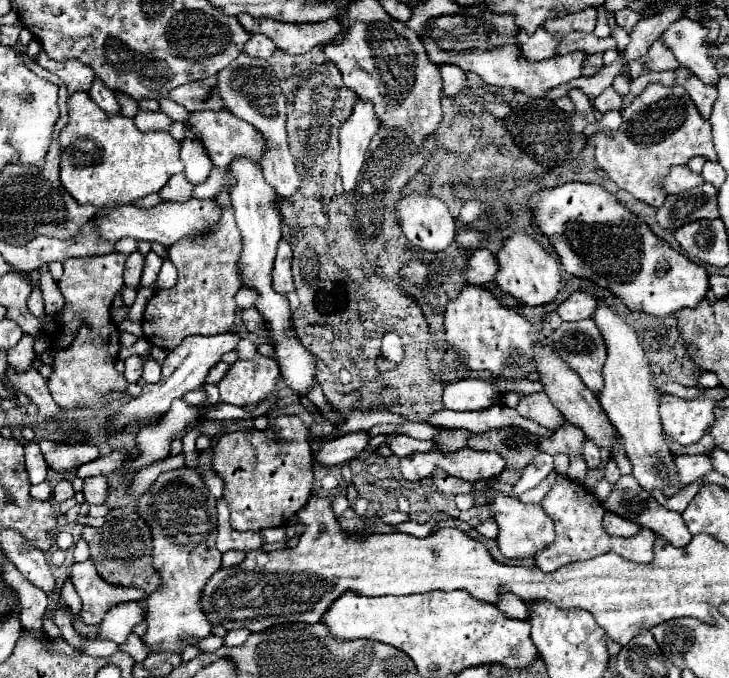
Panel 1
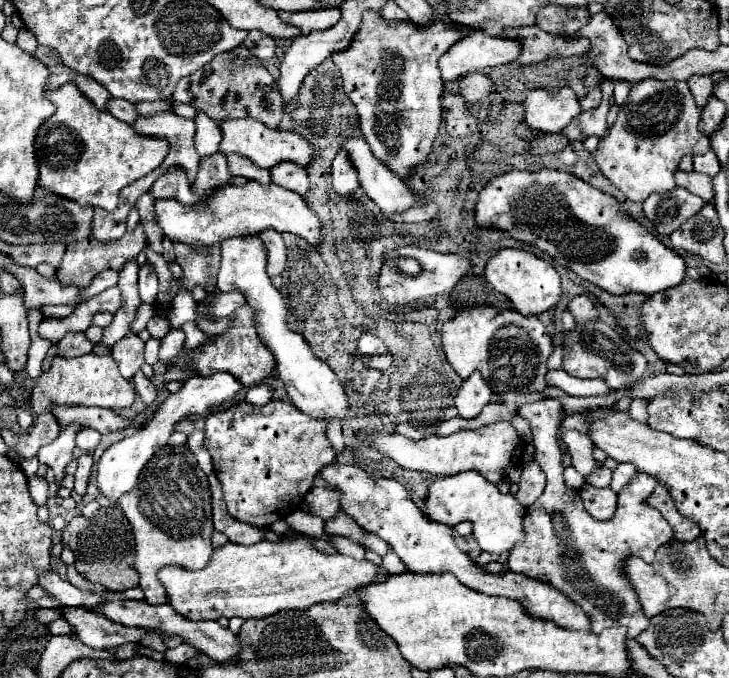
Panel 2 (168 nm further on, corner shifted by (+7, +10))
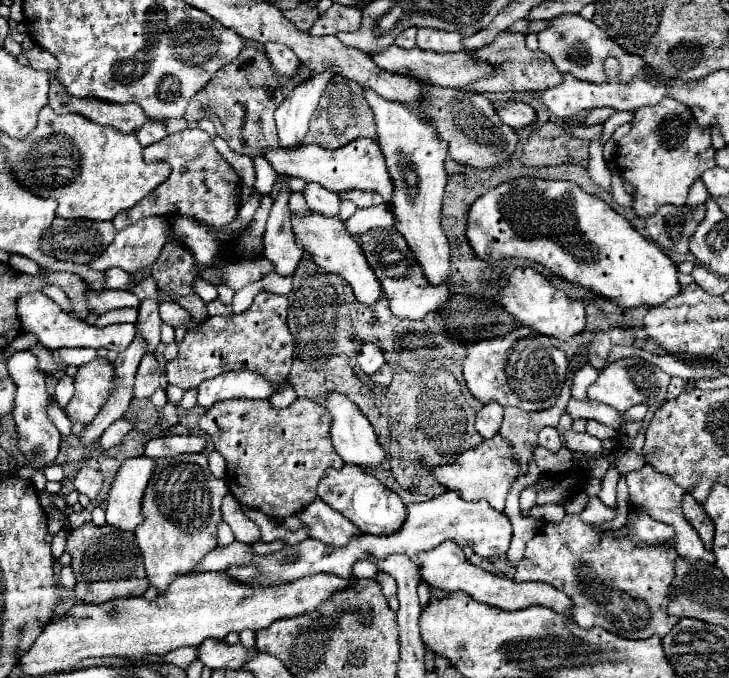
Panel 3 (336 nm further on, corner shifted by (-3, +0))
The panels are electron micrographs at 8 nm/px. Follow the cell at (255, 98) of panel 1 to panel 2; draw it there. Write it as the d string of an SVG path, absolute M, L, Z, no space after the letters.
M282 162L282 164L276 164L272 170L272 182L286 188L286 190L292 190L300 196L304 196L310 188L310 182L308 182L308 174L306 170L300 170L300 166L292 166L292 162Z

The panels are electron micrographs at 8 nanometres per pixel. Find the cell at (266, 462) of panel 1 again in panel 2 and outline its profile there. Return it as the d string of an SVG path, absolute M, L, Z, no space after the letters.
M270 400L268 404L264 406L252 406L248 402L238 402L226 410L216 410L216 412L210 412L206 416L206 438L204 438L204 446L208 448L210 456L212 456L212 462L214 462L214 474L220 478L222 482L222 488L224 488L224 500L226 500L226 506L228 506L228 512L240 520L240 522L246 522L246 524L252 524L252 526L258 526L258 528L264 528L264 526L270 526L272 522L276 522L278 518L282 518L284 514L292 512L294 506L300 502L300 496L304 500L304 496L310 492L312 488L312 480L316 478L318 470L326 464L332 464L334 458L336 458L336 452L334 452L334 446L330 444L330 440L326 438L326 422L322 420L314 420L314 418L308 418L304 412L296 410L296 406L292 406L290 402L284 402L284 400Z

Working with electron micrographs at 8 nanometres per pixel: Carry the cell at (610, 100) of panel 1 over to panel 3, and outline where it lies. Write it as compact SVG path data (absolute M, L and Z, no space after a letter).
M594 108L584 118L584 124L602 124L610 114L612 114L612 110L608 110L608 108Z

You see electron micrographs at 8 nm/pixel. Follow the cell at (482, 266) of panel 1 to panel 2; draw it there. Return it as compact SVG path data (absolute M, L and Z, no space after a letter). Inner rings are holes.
M400 246L400 248L384 254L384 262L382 262L380 276L378 276L378 288L386 302L404 310L420 298L450 292L460 282L460 278L468 272L468 268L470 268L470 262L456 254L438 254L438 252L432 252L426 248L418 248L418 246ZM404 258L414 258L420 266L420 272L414 276L404 274Z

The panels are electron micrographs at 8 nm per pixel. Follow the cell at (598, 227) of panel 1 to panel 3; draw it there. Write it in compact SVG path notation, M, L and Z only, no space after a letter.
M518 178L506 182L472 204L466 232L470 246L484 260L498 262L502 258L526 258L538 262L552 270L552 274L578 282L580 286L612 300L622 308L642 304L658 306L668 298L678 296L682 290L676 262L672 262L656 244L640 236L624 216L614 212L600 198L584 192L576 182L554 182L542 178Z

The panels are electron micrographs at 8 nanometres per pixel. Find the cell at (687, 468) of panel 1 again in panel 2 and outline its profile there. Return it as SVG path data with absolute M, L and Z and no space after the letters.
M542 400L520 406L520 416L528 420L532 428L532 442L536 450L534 458L542 466L548 480L542 496L526 510L526 538L510 550L508 568L562 590L588 614L592 632L598 634L604 628L626 626L628 638L636 638L650 626L650 620L644 616L640 600L636 598L636 590L632 590L628 586L628 578L624 578L624 560L630 556L640 556L642 560L652 562L656 550L674 538L674 534L668 532L668 520L646 502L656 486L656 478L636 472L632 482L617 494L614 520L600 522L592 518L582 506L580 492L570 490L562 478L562 450L556 442L558 412L560 400Z

